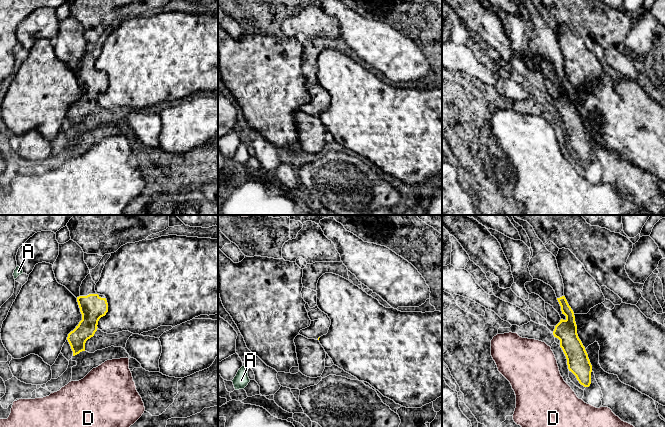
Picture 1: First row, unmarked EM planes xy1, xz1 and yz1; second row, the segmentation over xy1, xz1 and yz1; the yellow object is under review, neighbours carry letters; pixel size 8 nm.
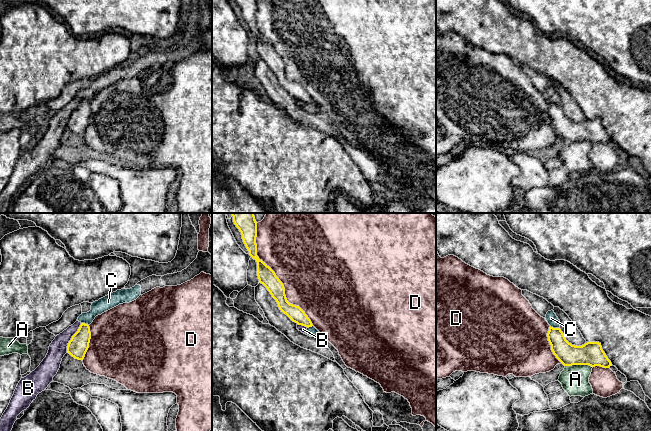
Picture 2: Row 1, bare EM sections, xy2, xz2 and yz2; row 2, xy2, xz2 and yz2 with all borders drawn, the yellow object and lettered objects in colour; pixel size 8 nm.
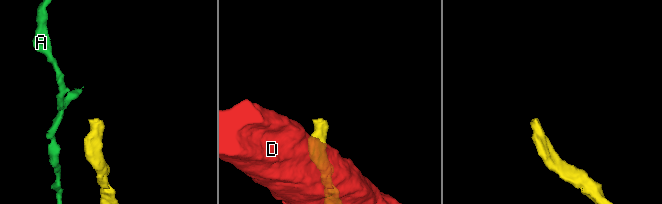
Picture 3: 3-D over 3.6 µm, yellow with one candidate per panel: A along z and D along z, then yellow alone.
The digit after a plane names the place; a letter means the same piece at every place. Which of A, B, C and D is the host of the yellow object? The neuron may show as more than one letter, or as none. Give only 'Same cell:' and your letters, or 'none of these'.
Same cell: none of these

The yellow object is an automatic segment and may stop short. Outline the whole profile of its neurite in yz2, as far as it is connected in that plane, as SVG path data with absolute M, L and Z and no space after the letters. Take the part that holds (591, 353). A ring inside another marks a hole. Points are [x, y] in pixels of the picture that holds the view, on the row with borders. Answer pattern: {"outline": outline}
{"outline": "M549 327L547 333L551 350L564 366L589 365L609 368L611 361L599 342L587 342L582 346L569 343L560 328Z"}

